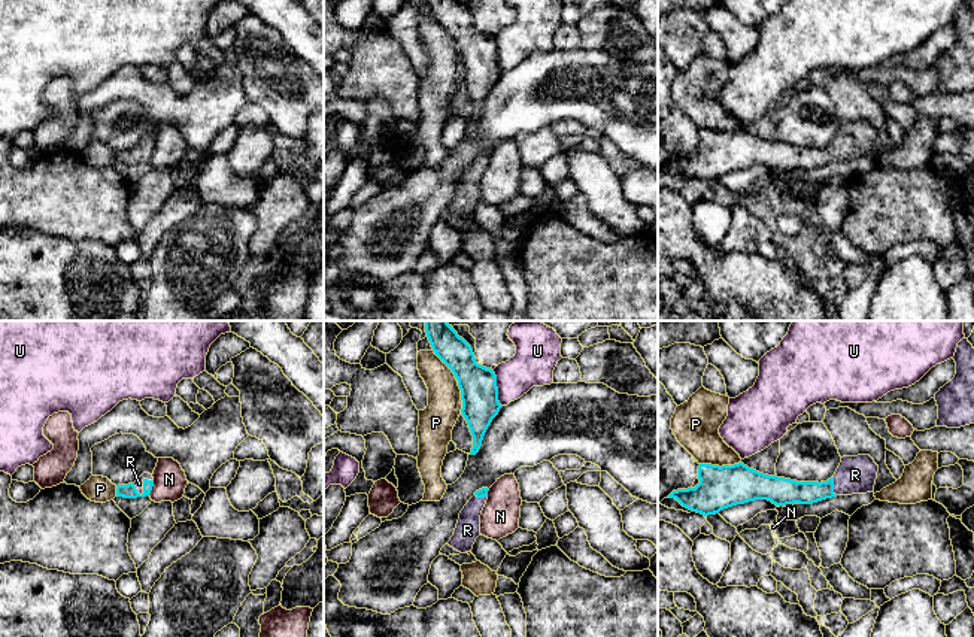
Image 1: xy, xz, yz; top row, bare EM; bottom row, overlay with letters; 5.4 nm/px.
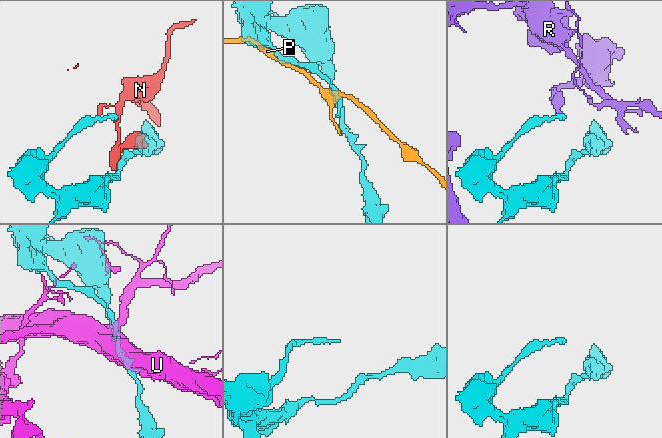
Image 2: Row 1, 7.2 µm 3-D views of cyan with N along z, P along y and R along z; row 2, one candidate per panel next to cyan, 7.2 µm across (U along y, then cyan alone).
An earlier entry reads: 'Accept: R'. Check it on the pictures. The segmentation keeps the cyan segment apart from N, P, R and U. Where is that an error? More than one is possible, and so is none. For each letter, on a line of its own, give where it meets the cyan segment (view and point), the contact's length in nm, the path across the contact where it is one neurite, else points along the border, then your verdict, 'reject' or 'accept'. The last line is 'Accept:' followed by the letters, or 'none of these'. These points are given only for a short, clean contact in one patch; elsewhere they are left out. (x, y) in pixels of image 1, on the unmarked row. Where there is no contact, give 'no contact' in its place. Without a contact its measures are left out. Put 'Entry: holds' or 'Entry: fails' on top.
Entry: holds
N: contact xy (151, 154); length 90 nm; border xy (154, 146), (152, 155), (148, 160); reject
P: contact xz (457, 45); length 380 nm; border xz (433, 15), (457, 46), (461, 78); reject
R: contact xy (143, 154); length 120 nm; way xy (127, 157), (143, 154), (139, 149); accept
U: contact xz (497, 54); length 200 nm; border xz (492, 36), (497, 45), (497, 66), (501, 72); reject
Accept: R

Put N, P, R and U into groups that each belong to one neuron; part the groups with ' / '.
N / P / R / U

